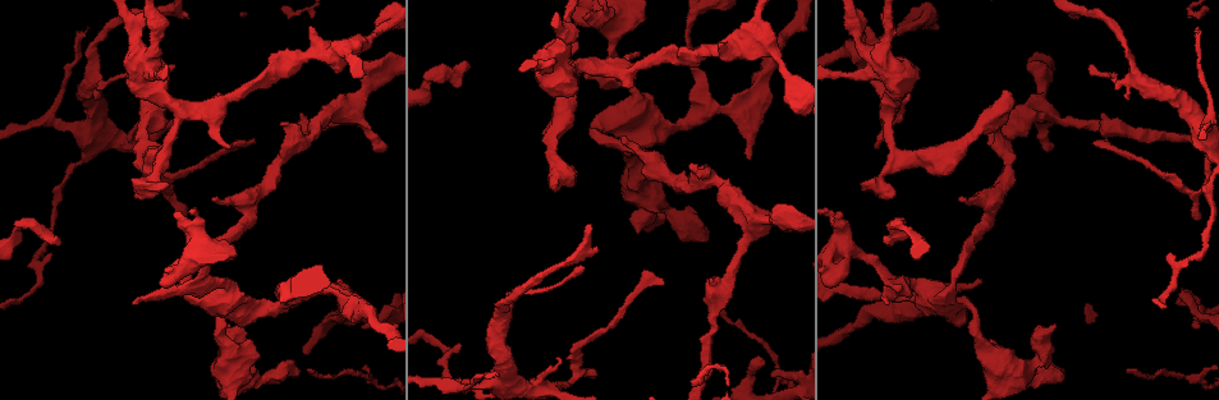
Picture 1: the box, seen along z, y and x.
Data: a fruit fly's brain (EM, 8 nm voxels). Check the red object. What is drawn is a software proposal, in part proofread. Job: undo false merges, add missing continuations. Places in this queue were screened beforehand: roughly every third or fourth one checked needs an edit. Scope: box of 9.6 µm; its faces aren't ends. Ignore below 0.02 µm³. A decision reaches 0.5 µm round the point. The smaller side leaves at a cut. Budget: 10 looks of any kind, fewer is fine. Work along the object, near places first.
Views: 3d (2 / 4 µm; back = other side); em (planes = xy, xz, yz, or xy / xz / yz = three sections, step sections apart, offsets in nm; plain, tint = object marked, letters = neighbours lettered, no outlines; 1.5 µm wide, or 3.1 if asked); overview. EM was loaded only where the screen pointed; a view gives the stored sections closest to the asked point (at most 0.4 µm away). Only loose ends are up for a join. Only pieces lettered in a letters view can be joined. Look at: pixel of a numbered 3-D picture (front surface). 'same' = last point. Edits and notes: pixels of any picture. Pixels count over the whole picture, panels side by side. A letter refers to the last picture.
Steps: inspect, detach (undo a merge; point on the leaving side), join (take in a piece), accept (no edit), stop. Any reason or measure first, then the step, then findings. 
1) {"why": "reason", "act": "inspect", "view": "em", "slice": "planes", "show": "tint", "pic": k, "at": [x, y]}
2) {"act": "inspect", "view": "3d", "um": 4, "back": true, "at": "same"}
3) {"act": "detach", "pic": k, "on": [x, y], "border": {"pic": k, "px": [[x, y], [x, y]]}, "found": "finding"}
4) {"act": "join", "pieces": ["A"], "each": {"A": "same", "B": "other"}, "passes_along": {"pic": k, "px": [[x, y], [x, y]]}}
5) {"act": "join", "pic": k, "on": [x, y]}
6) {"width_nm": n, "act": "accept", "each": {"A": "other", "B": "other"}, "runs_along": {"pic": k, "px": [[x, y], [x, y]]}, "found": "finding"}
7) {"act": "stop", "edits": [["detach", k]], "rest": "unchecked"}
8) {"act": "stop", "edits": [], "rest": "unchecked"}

{"why": "calibre changes", "act": "inspect", "view": "em", "slice": "yz", "step": 4, "show": "tint", "pic": 1, "at": [155, 77]}

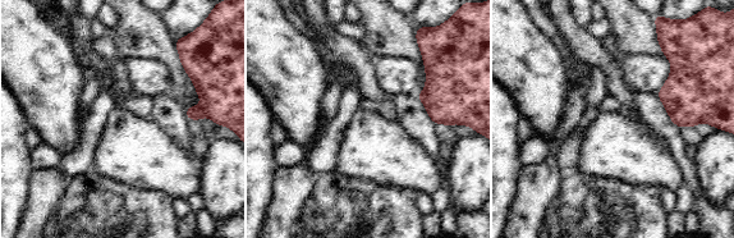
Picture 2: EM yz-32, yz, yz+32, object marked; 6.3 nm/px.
{"act": "inspect", "view": "em", "slice": "planes", "show": "letters", "at": "same"}

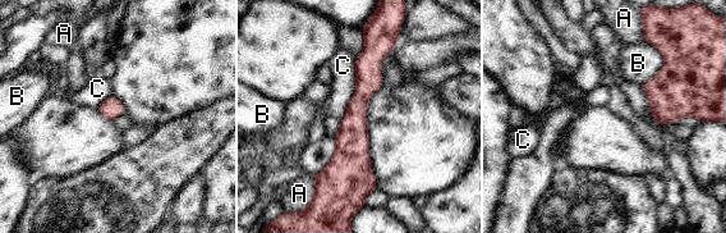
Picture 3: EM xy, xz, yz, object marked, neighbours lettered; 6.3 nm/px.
{"width_nm": 140, "act": "accept", "each": {"A": "other", "B": "other", "C": "other"}, "runs_along": {"pic": 3, "px": [[370, 37], [349, 188]]}, "found": "all the same cell"}

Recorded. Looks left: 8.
{"why": "an open end", "act": "inspect", "view": "3d", "um": 4, "pic": 1, "at": [509, 306]}

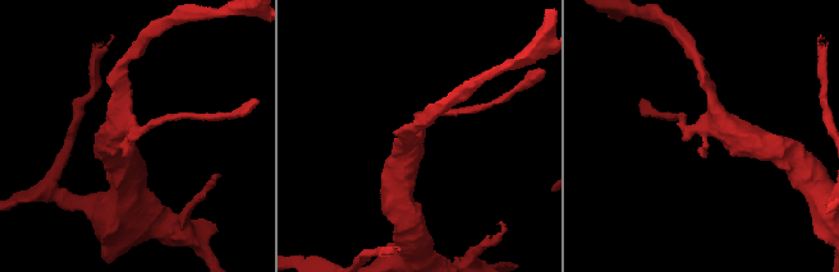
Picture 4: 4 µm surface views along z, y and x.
{"why": "shape alone is not enough", "act": "inspect", "view": "em", "slice": "yz", "step": 8, "show": "letters", "pic": 4, "at": [703, 157]}

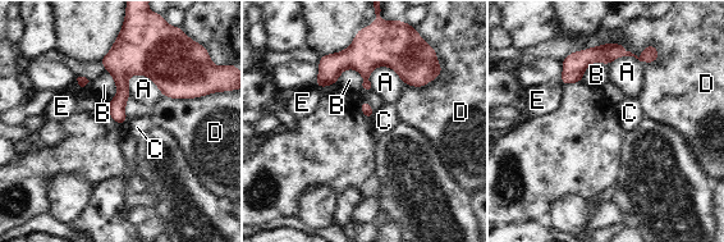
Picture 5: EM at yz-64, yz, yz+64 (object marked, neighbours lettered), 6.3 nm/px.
{"act": "accept", "each": {"A": "other", "B": "other", "C": "other", "D": "other", "E": "other"}, "border": {"pic": 5, "px": [[375, 110], [370, 120]]}, "found": "no lettered piece goes on from it"}

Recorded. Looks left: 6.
{"why": "an open end", "act": "inspect", "view": "em", "slice": "xy", "step": 4, "show": "tint", "pic": 1, "at": [1201, 217]}

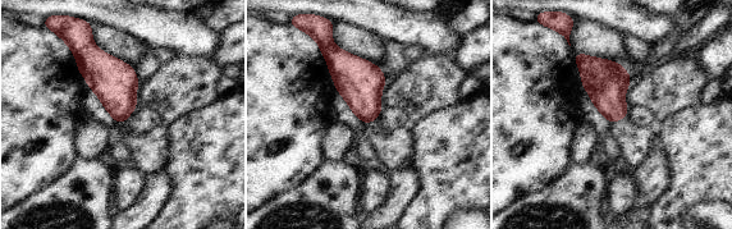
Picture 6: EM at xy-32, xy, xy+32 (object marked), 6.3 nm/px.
{"why": "cut it another way", "act": "inspect", "view": "em", "slice": "planes", "show": "letters", "at": "same"}

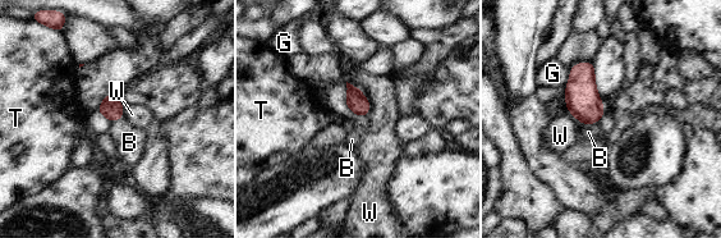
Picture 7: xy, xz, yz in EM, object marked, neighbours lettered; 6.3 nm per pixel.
{"longest_contact_nm": ["W", 260], "act": "join", "pieces": ["B"], "each": {"B": "same", "G": "other", "T": "other", "W": "other"}, "passes_along": {"pic": 7, "px": [[583, 101], [589, 123], [588, 132]]}, "found": "it goes on there"}

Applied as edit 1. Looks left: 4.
{"why": "branch stops here", "act": "inspect", "view": "em", "slice": "planes", "show": "letters", "pic": 1, "at": [707, 239]}

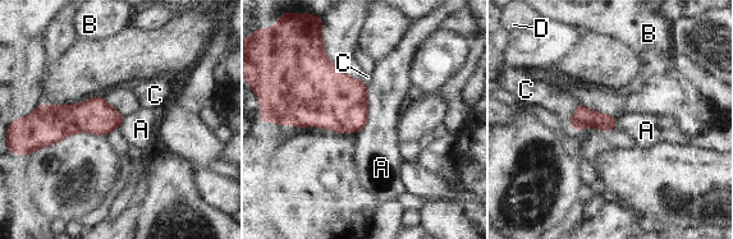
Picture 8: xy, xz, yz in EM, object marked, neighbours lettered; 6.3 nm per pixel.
{"act": "accept", "each": {"A": "other", "B": "other", "C": "other", "D": "other"}, "border": {"pic": 8, "px": [[369, 87], [369, 122], [357, 132]]}, "found": "no lettered piece goes on from it"}

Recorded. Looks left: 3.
{"act": "stop", "edits": [["join", 7]], "rest": "unchecked"}

